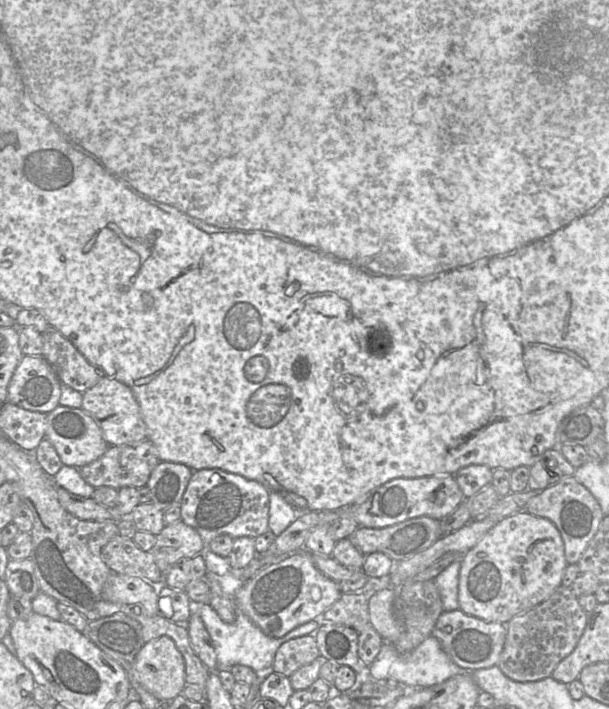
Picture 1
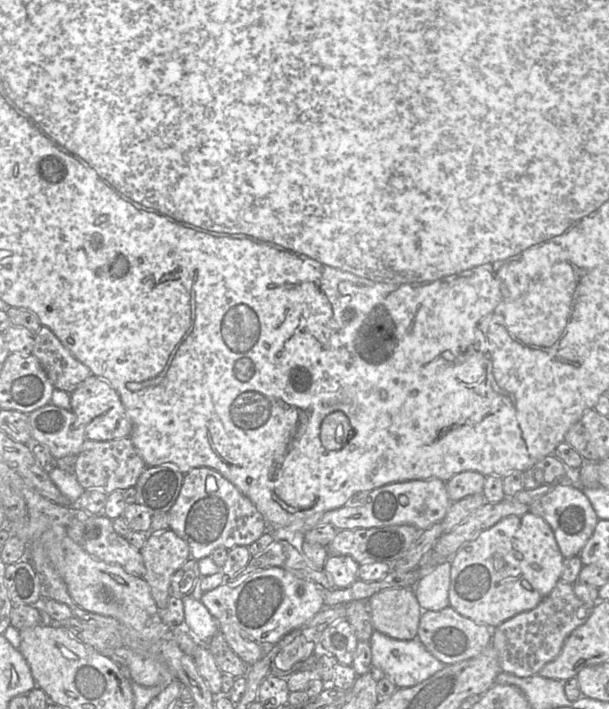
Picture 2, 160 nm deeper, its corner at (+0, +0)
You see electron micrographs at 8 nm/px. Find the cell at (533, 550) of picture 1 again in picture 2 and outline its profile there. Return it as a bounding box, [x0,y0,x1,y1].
[449,511,563,628]

